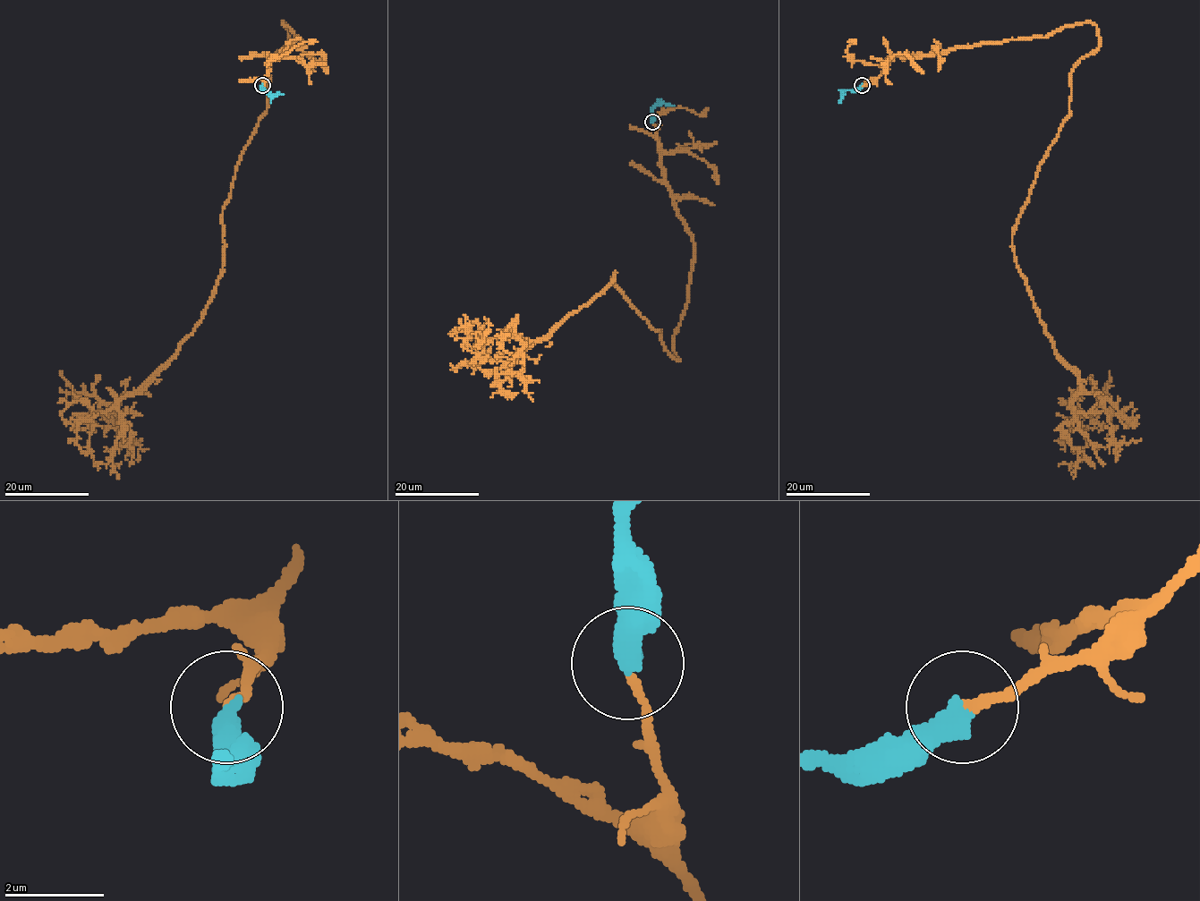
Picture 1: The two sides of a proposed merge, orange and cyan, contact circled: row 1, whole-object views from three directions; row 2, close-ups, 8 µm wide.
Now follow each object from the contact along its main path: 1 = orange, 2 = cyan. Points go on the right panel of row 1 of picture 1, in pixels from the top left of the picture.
1: (862, 85), (892, 56), (1097, 28), (1012, 234), (1044, 332), (1078, 377), (1086, 446), (1059, 465)
2: (862, 85), (842, 95), (846, 95)

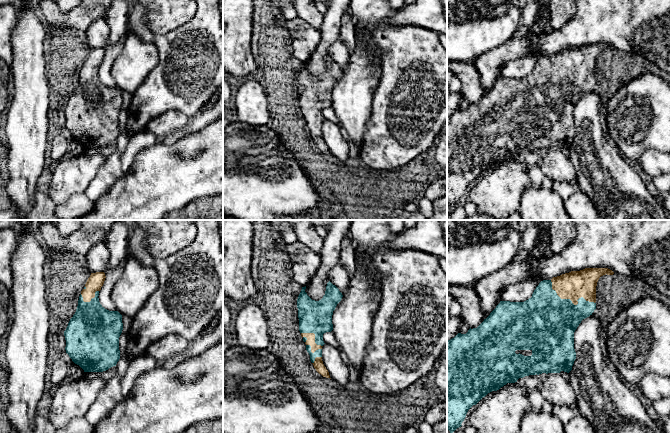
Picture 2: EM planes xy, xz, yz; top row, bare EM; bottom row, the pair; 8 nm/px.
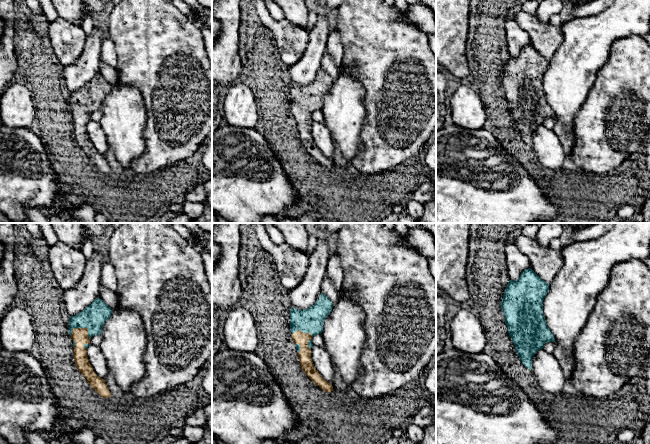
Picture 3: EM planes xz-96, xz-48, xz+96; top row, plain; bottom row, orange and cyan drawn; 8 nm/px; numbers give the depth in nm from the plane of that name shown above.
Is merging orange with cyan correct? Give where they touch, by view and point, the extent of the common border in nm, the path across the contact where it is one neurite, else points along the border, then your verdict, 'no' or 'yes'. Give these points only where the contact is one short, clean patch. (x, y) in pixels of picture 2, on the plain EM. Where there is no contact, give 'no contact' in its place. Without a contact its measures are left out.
yz (570, 75) | 400 nm | across yz (576, 60), (576, 67), (570, 75), (549, 98) | yes

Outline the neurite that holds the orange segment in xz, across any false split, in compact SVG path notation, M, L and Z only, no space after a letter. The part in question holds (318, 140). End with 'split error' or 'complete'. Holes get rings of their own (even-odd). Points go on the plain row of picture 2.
M330 57L325 71L319 77L312 76L305 68L306 62L297 75L299 107L306 120L306 126L316 147L330 154L322 137L323 110L333 106L332 91L343 71Z | split error

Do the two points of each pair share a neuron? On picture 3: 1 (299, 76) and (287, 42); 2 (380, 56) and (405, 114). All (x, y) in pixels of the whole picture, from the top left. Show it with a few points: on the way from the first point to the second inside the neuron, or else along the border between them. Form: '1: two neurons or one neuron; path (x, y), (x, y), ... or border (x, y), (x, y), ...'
1: two neurons; border (308, 43), (302, 56), (289, 67)
2: one neuron; path (394, 70), (405, 83), (405, 100)

